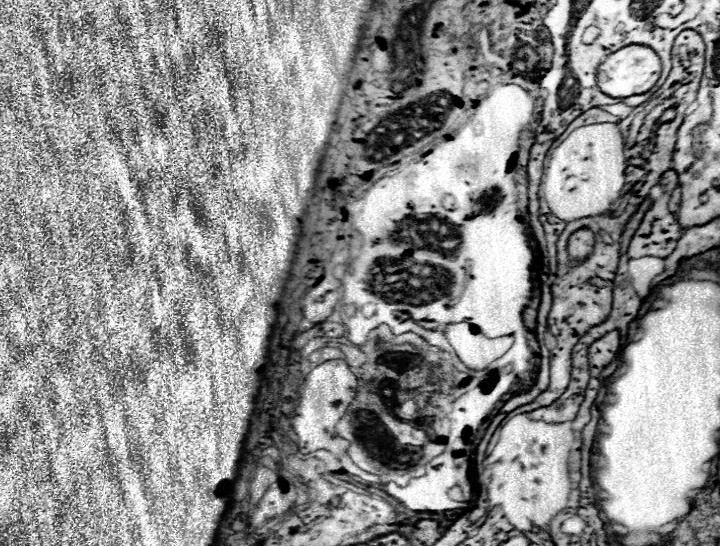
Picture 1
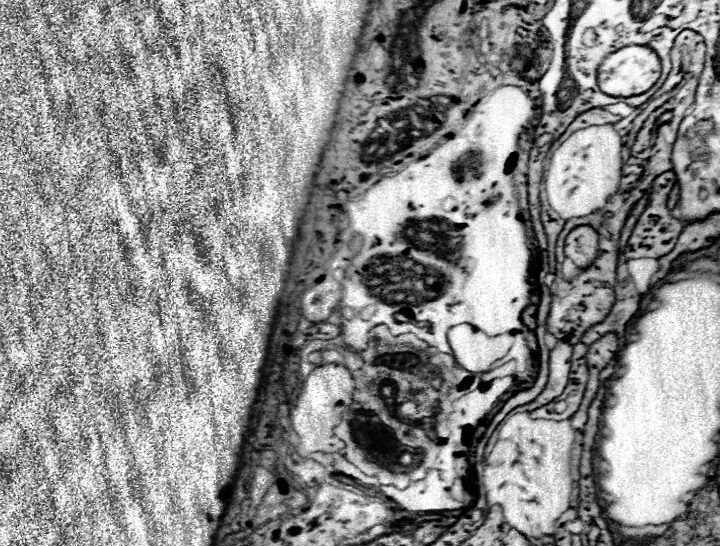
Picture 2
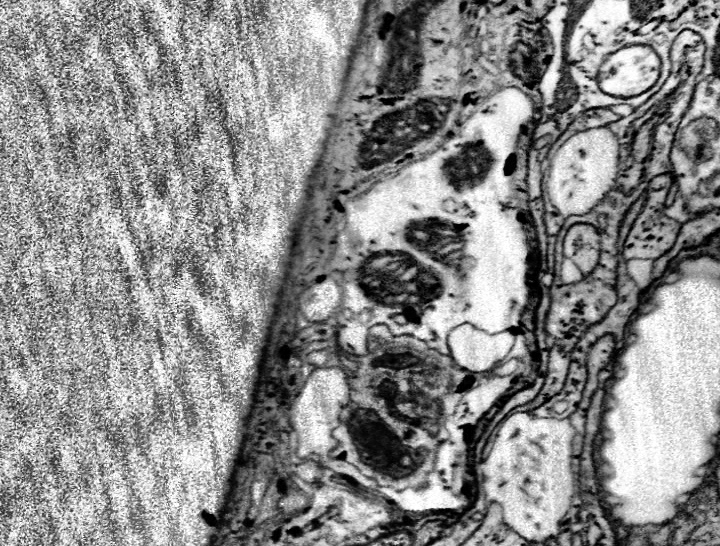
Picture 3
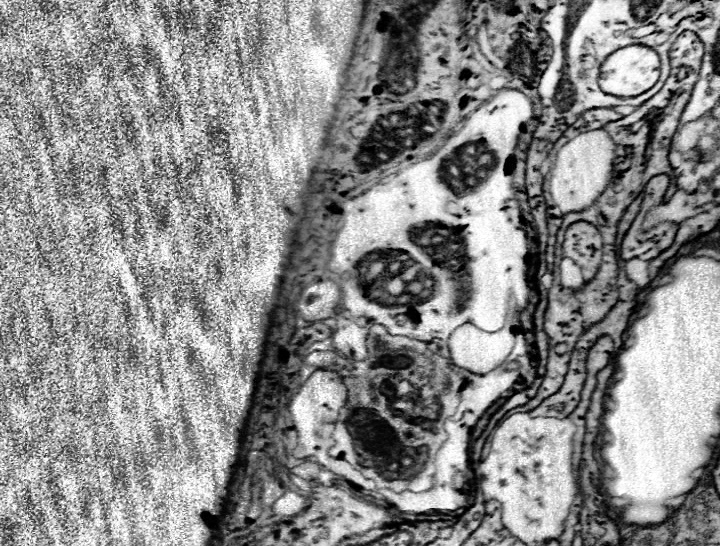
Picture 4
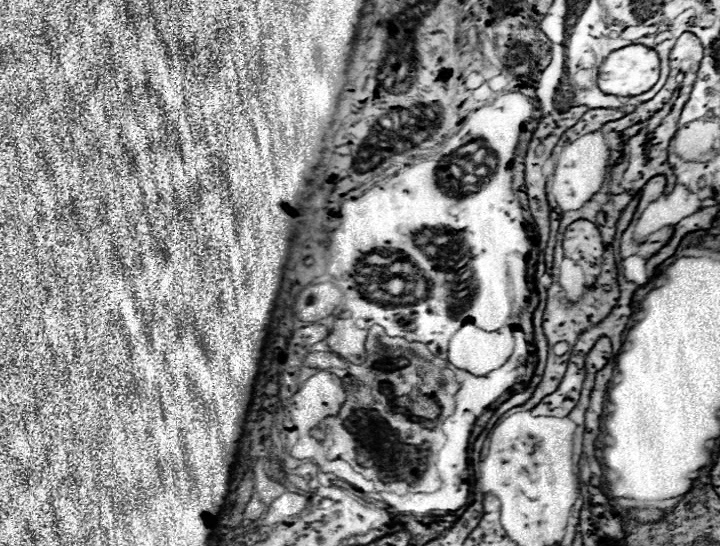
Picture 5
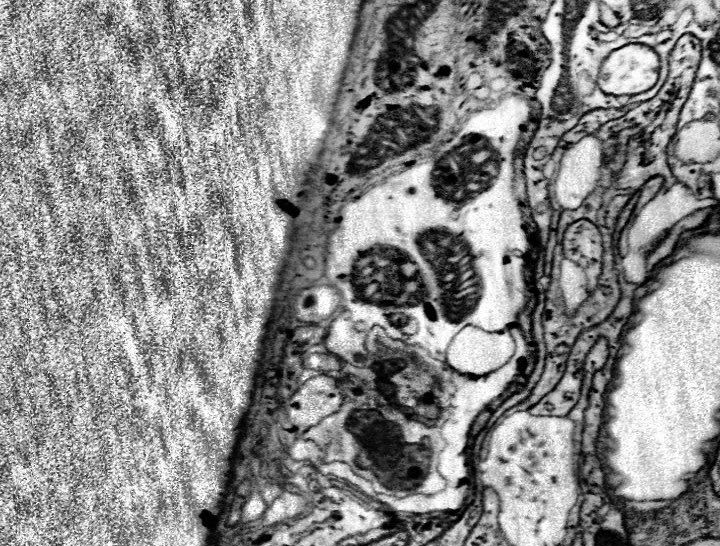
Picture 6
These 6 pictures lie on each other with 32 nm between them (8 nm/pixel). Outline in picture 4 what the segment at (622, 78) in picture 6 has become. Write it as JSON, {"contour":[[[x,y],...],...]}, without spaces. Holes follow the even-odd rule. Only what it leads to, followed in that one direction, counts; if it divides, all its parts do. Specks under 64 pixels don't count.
{"contour":[[[642,44],[612,52],[600,66],[600,90],[612,96],[638,96],[650,90],[660,76],[658,54]]]}

